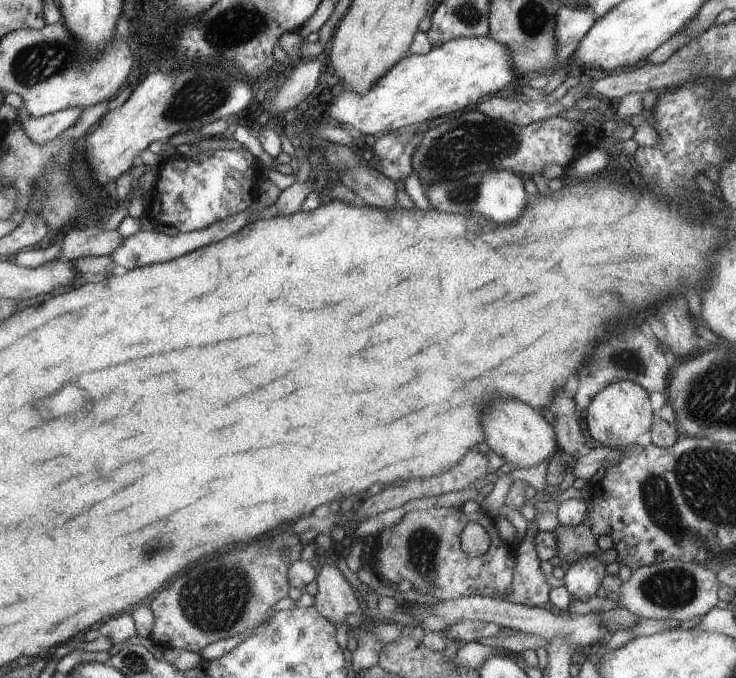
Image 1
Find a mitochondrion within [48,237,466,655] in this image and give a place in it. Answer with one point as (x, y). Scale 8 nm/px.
(217, 609)

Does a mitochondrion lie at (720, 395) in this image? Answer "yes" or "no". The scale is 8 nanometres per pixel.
yes

